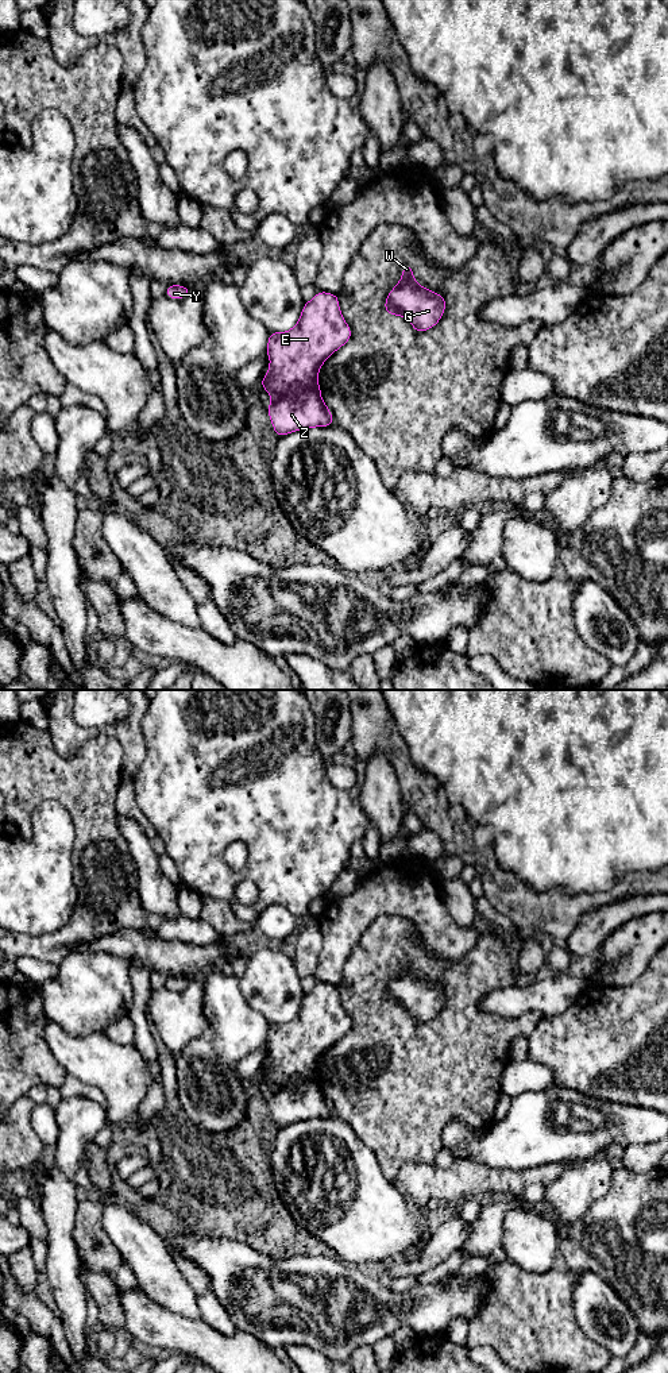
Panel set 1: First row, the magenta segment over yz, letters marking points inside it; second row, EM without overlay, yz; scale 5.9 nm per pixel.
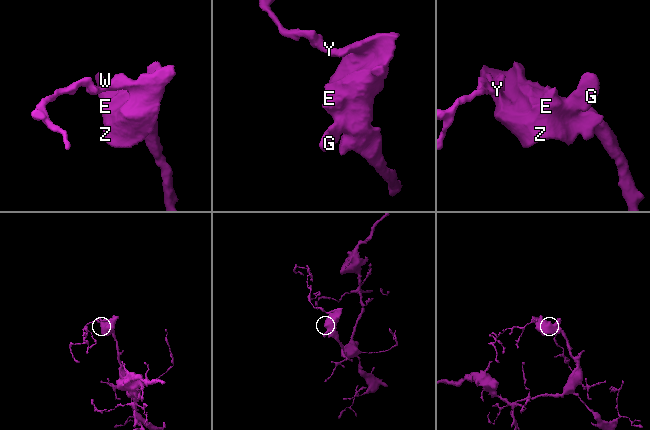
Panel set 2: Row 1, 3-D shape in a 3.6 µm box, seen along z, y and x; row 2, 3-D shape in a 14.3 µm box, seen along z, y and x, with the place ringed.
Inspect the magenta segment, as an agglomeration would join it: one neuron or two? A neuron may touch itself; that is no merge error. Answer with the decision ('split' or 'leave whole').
leave whole

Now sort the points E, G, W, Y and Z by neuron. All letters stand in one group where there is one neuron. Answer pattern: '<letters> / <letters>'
E G W Y Z

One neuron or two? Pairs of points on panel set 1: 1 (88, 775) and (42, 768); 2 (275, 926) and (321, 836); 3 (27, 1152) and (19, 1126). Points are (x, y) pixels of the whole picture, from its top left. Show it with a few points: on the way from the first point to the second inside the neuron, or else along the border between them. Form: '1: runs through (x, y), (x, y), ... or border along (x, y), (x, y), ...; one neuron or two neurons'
1: runs through (77, 775), (53, 775); one neuron
2: border along (296, 916), (284, 906), (271, 903), (255, 920); two neurons
3: runs through (20, 1145), (19, 1133); one neuron

